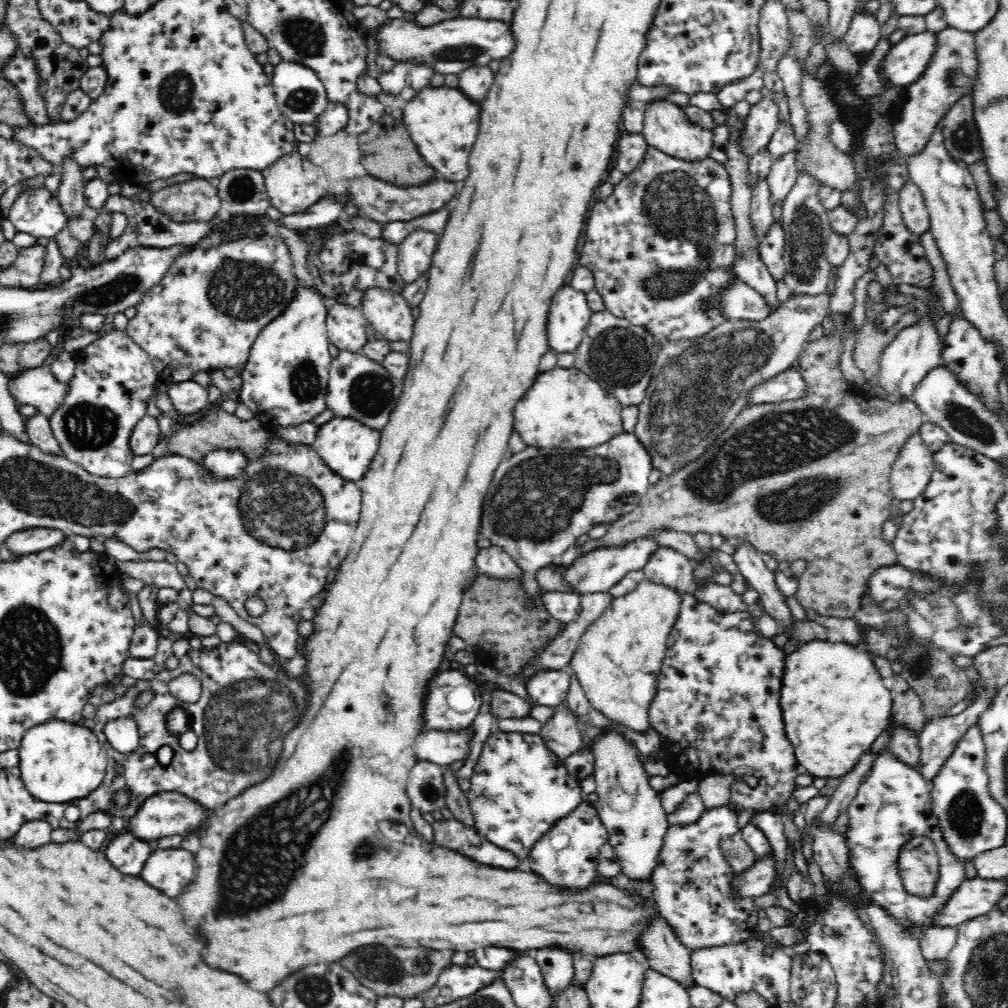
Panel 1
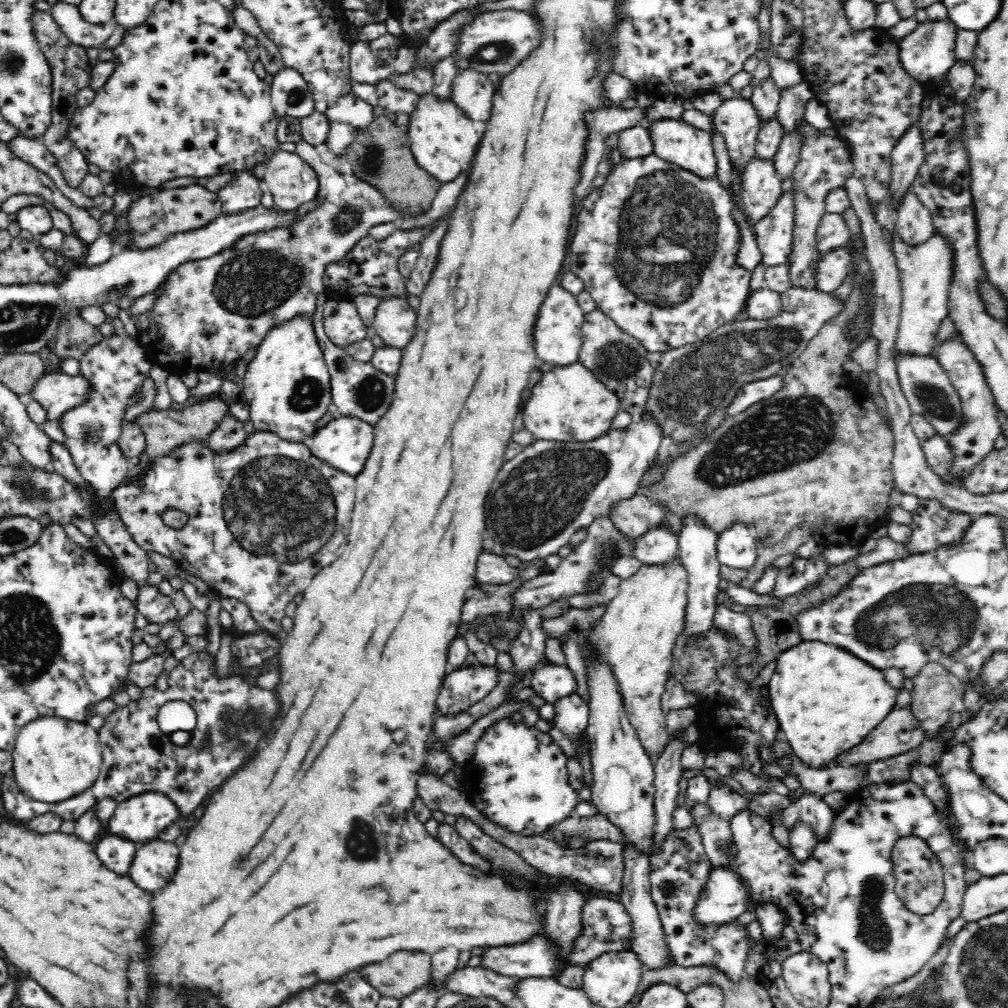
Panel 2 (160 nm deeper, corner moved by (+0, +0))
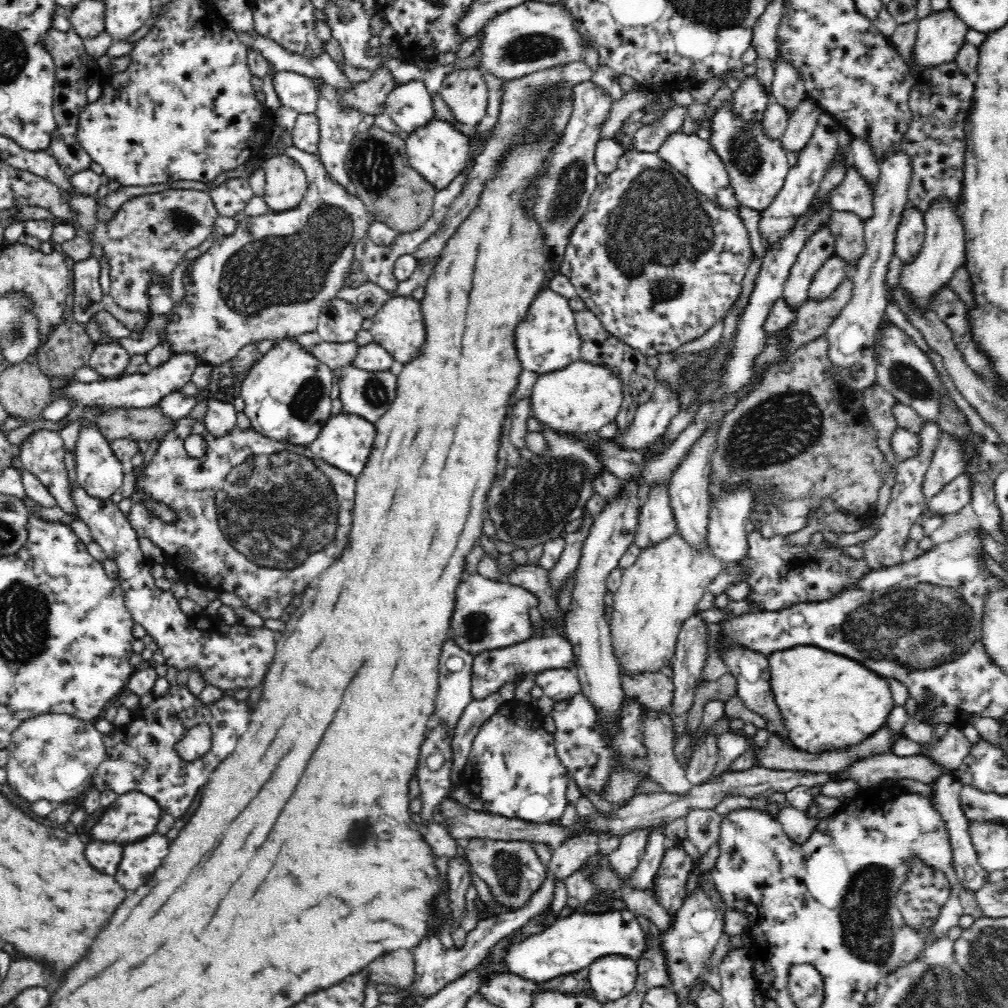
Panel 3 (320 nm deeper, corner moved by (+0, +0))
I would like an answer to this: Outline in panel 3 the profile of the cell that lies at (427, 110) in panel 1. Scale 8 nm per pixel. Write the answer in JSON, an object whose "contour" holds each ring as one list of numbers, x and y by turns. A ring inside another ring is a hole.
{"contour":[[434,116,425,125,409,133,409,137,405,140,405,147,412,167,436,189,442,190,466,170,470,143,471,135,460,131,452,120,442,120]]}

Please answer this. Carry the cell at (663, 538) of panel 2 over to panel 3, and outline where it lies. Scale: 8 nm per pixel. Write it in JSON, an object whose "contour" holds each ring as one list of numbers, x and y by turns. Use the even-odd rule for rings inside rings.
{"contour":[[650,486,650,493,640,508,637,533,633,544,641,551,662,544,677,532,672,508,669,506,668,486]]}

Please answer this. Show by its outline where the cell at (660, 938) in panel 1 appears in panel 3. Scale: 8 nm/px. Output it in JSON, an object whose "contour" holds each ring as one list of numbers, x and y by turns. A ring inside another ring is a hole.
{"contour":[[644,828,644,830,634,830,634,832,626,834,620,839,617,850,609,855,609,862,622,879,630,881,633,873,636,873,641,858,645,854,647,833,650,831,651,828]]}

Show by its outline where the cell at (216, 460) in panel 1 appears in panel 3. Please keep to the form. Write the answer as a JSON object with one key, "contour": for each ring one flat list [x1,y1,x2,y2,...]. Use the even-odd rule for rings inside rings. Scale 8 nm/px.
{"contour":[[223,397,217,399,208,398,209,412,204,418,206,430,216,437,216,439,228,437,232,430,236,430,236,416,238,412,231,403,231,398,227,400]]}

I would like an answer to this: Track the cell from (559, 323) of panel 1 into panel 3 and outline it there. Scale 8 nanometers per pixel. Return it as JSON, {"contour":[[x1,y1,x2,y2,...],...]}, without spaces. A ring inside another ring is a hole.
{"contour":[[544,288,538,298,532,302,528,310,526,320,516,331,516,349,518,349,522,368,539,374,558,371,566,368,569,364,581,359,581,338,576,326,576,315,574,309,569,305,569,298,562,296,559,292,550,288]]}

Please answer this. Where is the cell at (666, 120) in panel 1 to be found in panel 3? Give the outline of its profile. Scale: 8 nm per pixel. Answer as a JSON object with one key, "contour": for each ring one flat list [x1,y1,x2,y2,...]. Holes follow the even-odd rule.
{"contour":[[678,129,668,133,664,142,656,152,666,163,672,165,681,174,687,177,692,186,708,196,708,199,715,201,716,204,723,205,727,209,736,211,739,208,739,202,735,197,735,192,729,182,727,169,720,155,716,154,715,148,708,138,700,138,698,134,686,134]]}

